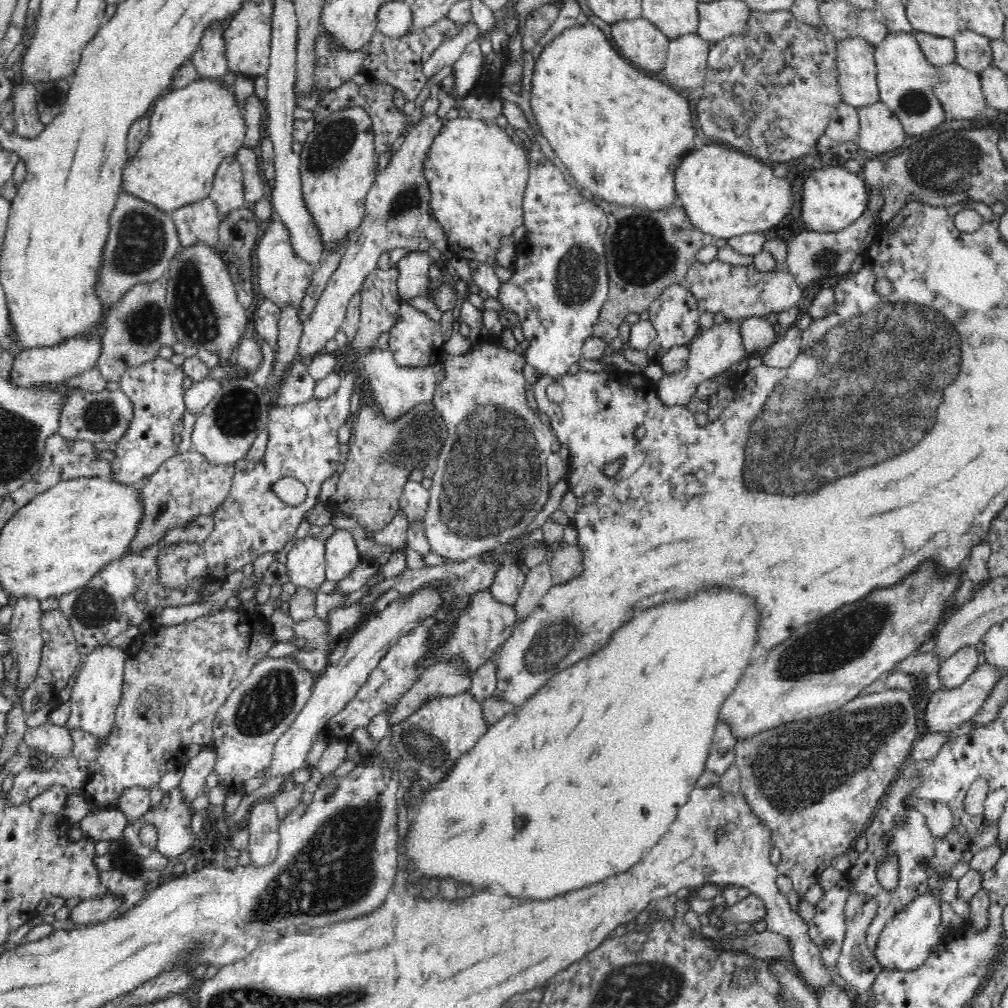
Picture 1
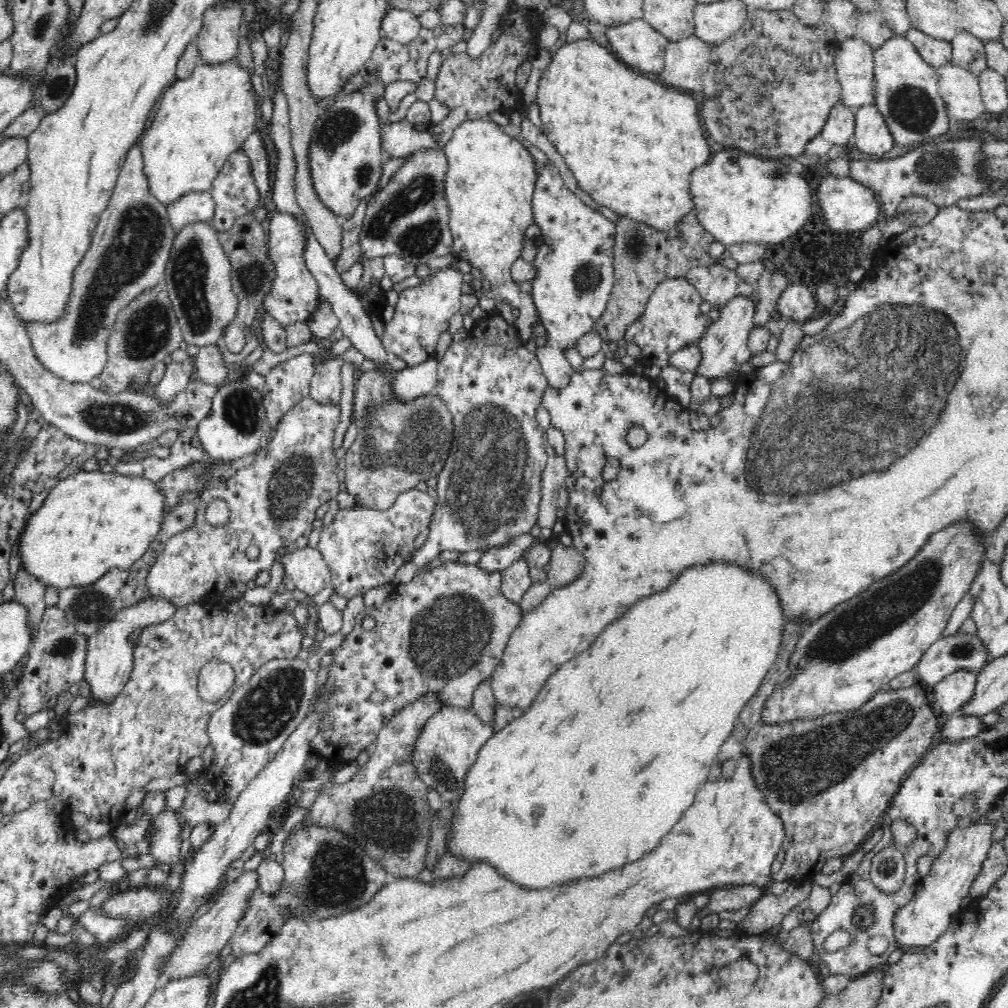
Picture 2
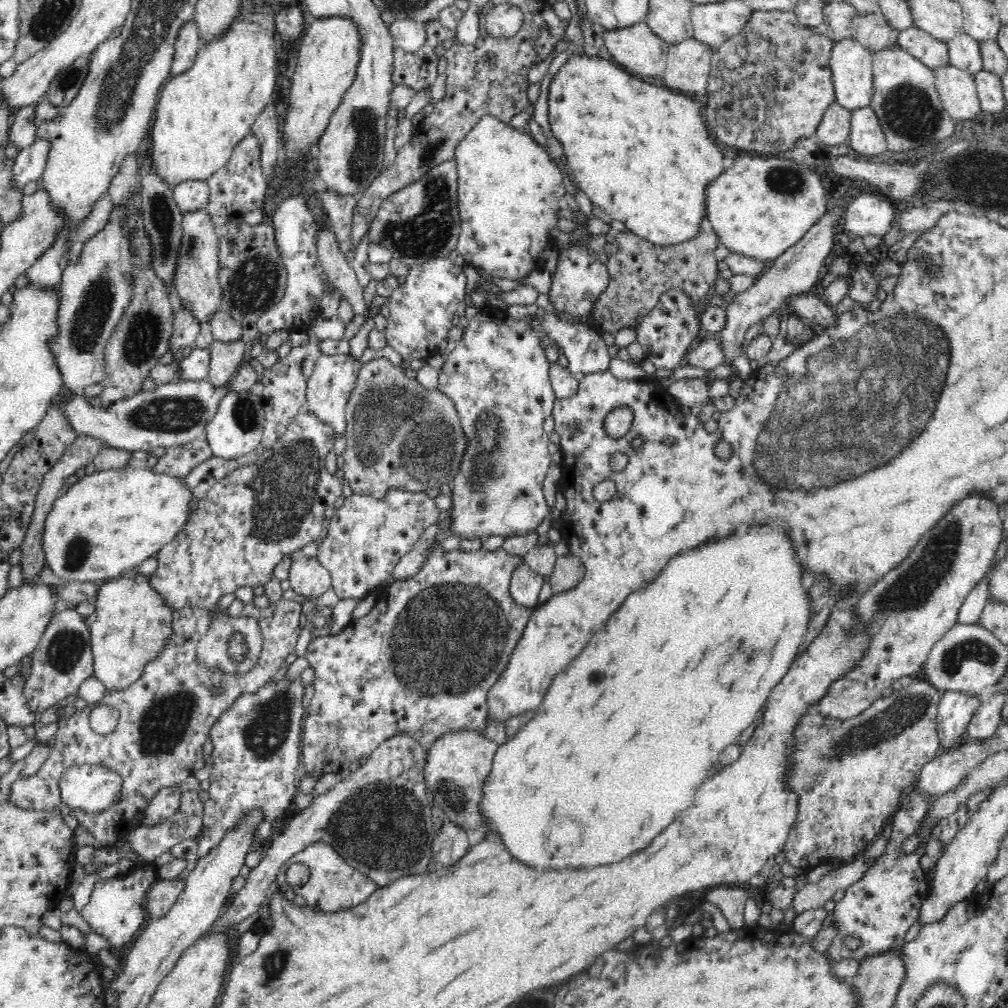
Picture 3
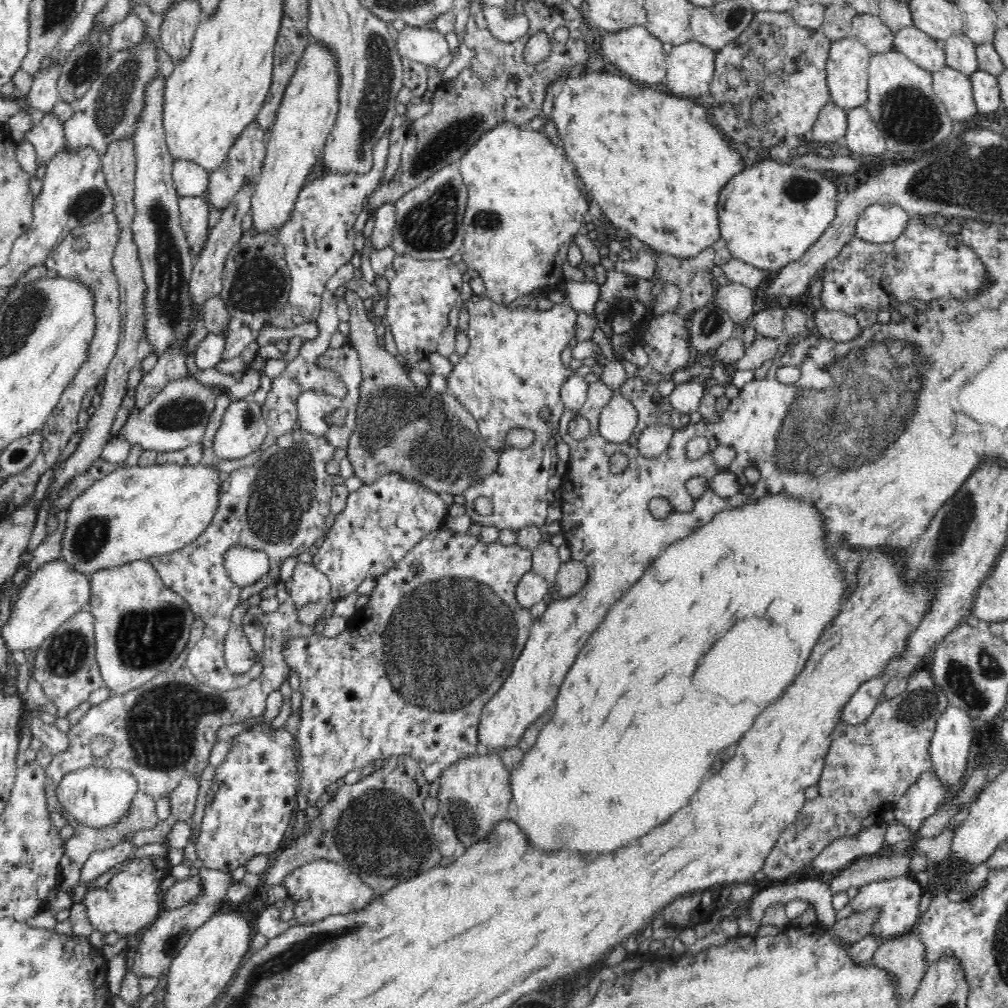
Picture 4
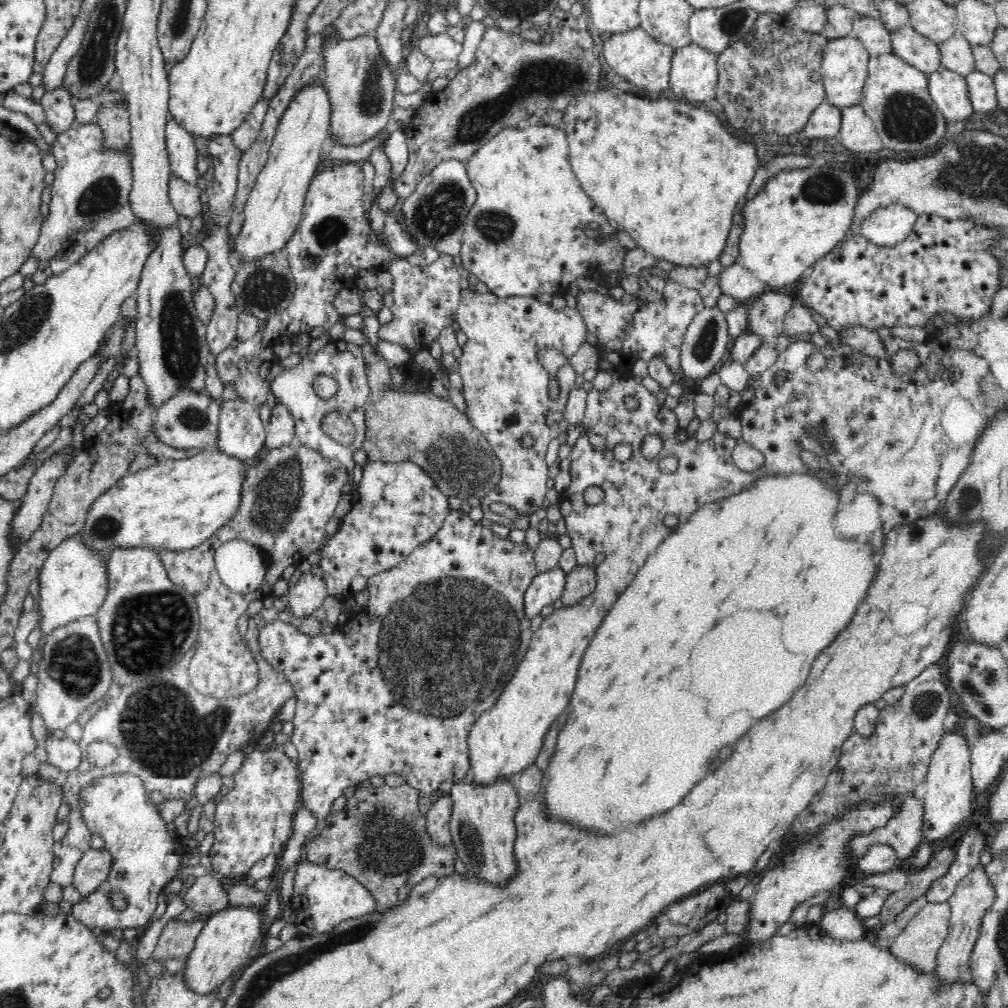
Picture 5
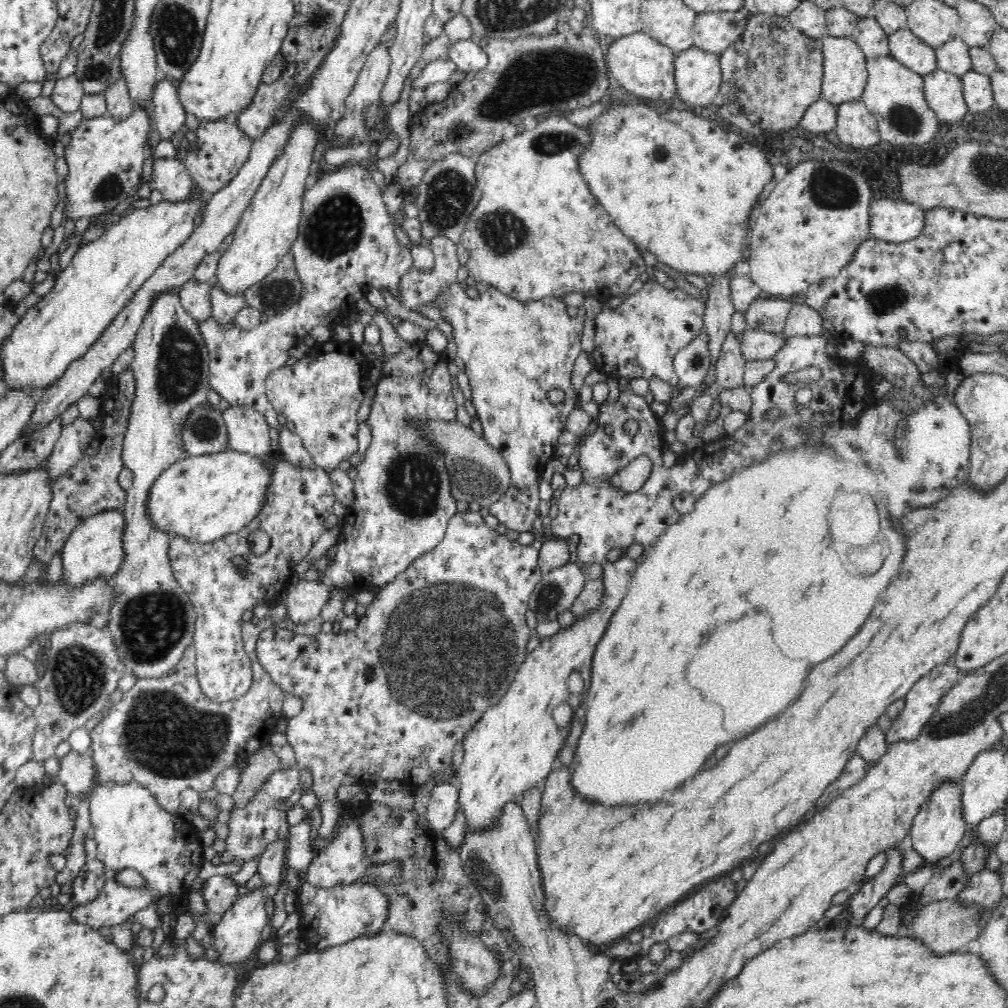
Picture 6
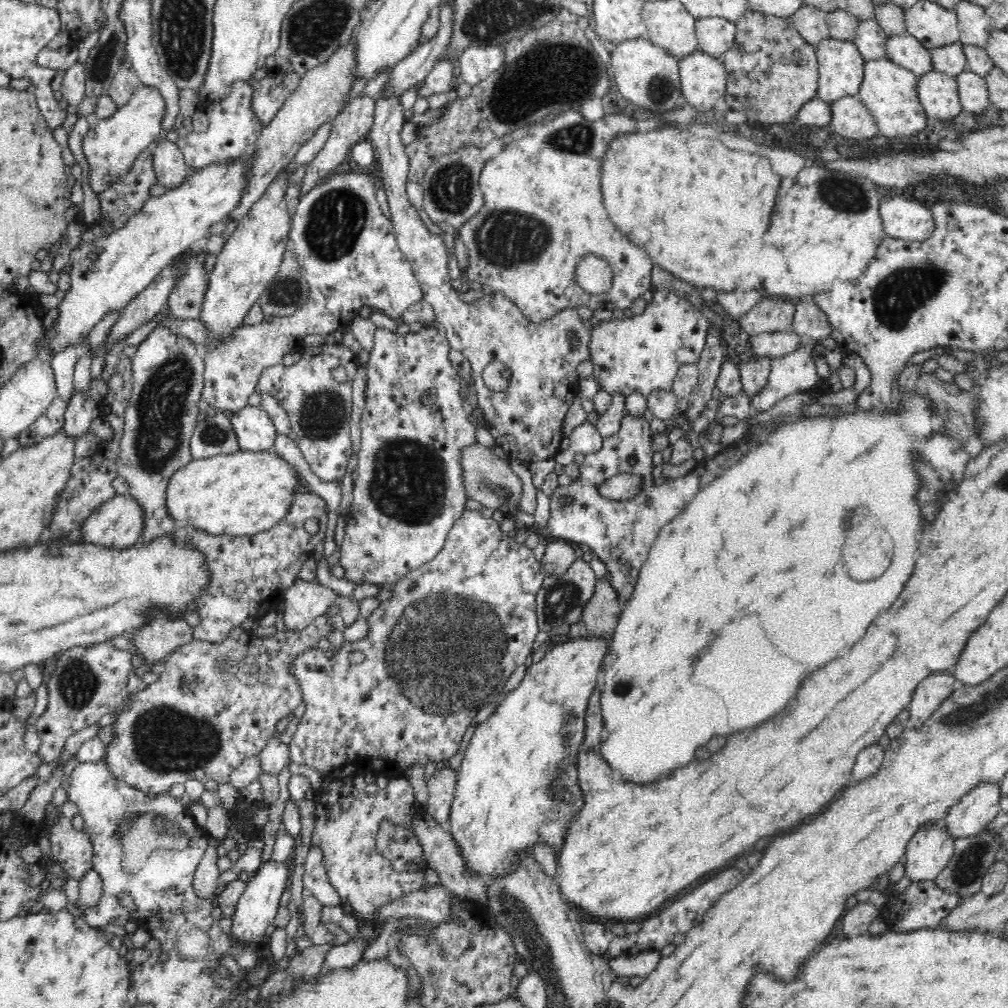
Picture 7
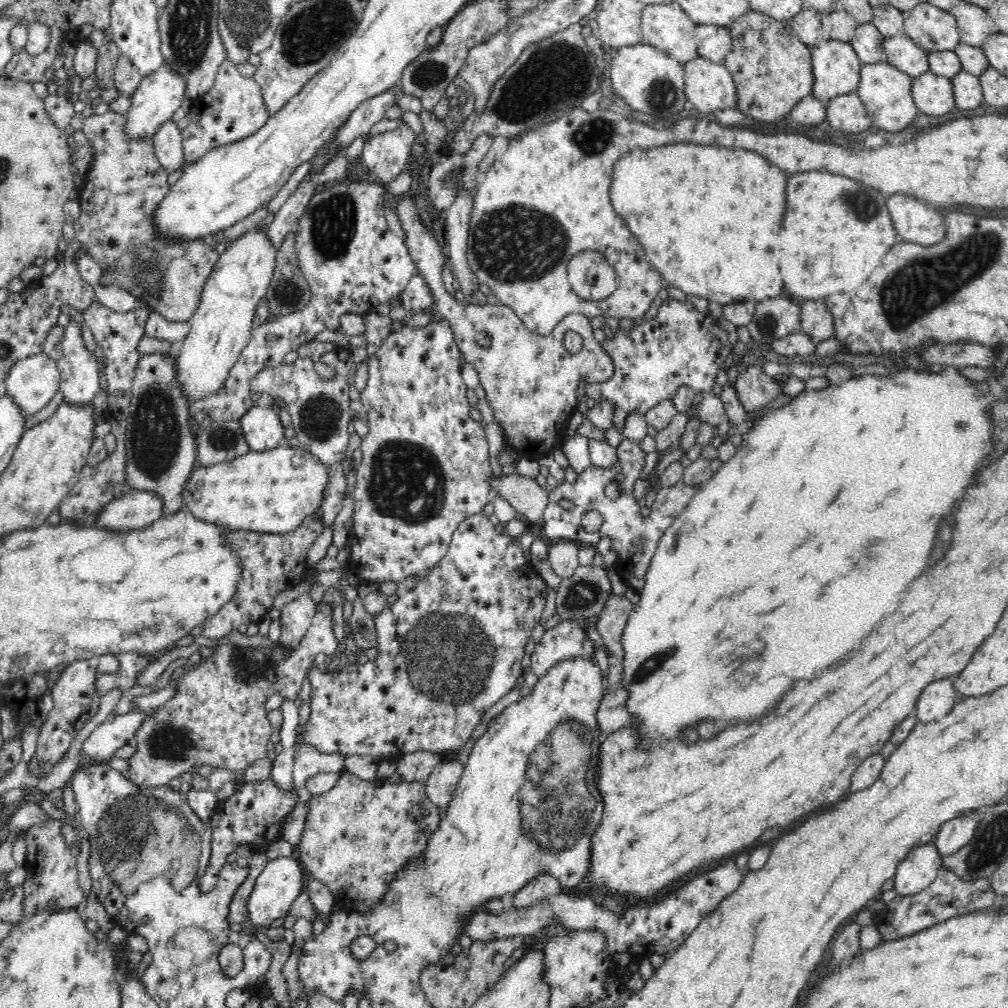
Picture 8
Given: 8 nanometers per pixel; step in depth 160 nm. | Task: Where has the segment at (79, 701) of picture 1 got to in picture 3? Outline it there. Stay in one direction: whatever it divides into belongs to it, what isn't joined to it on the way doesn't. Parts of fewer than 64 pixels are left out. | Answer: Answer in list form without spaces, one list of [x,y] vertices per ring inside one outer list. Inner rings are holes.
[[[128,574],[104,582],[96,601],[96,615],[87,621],[93,677],[98,678],[107,691],[125,690],[140,678],[144,665],[157,655],[167,639],[173,609],[150,587],[150,580]]]

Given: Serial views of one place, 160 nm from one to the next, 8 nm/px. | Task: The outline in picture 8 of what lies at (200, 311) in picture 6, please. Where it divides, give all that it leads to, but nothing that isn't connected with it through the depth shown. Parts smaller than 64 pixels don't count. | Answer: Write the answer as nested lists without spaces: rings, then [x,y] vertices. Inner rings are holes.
[[[108,111],[103,115],[91,115],[84,119],[82,124],[81,131],[88,138],[88,142],[91,148],[92,159],[92,168],[88,170],[87,174],[84,178],[82,178],[82,182],[80,183],[81,189],[77,195],[77,200],[80,204],[81,214],[80,217],[73,224],[73,228],[75,229],[75,236],[78,238],[78,242],[88,250],[88,254],[92,256],[92,258],[100,264],[102,267],[102,276],[100,278],[101,286],[108,285],[112,283],[112,286],[115,288],[124,288],[124,290],[128,290],[141,298],[146,304],[147,307],[154,307],[154,309],[158,309],[164,317],[168,320],[174,322],[186,322],[189,321],[192,316],[194,316],[196,309],[198,308],[201,292],[203,286],[205,285],[206,279],[210,272],[212,272],[212,267],[214,263],[217,261],[219,257],[219,250],[212,250],[210,246],[204,243],[203,239],[199,241],[190,241],[186,242],[178,242],[178,244],[163,244],[161,240],[157,240],[157,236],[155,236],[155,232],[153,232],[153,224],[152,224],[152,216],[154,216],[154,210],[156,210],[156,204],[164,198],[165,194],[168,194],[170,185],[167,183],[168,174],[162,165],[159,163],[157,156],[155,155],[152,138],[146,138],[146,140],[139,140],[138,142],[128,142],[128,138],[124,136],[124,132],[122,132],[122,128],[124,128],[124,124],[126,124],[126,118],[121,114],[114,114],[114,112]]]

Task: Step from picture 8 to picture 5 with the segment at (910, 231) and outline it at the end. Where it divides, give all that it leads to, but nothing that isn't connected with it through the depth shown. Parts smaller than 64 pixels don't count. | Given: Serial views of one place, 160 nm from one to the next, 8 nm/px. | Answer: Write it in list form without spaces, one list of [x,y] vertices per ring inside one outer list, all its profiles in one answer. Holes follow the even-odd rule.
[[[895,203],[866,216],[860,234],[876,246],[894,246],[908,236],[916,217],[912,209]]]

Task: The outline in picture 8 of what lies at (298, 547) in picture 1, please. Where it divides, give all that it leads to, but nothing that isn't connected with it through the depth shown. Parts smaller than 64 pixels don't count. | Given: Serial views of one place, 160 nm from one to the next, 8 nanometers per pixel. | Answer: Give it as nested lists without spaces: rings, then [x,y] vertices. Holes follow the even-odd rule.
[[[300,594],[298,598],[288,602],[275,616],[280,621],[280,644],[284,647],[295,647],[305,635],[316,616],[316,602],[310,594]]]

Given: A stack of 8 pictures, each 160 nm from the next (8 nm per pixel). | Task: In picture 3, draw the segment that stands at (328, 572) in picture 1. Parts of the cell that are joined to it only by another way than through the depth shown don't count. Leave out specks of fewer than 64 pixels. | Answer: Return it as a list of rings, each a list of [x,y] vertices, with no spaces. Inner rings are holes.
[[[392,489],[384,498],[358,496],[352,494],[343,499],[343,505],[337,508],[325,523],[325,532],[318,547],[317,560],[330,572],[331,585],[340,599],[361,599],[376,586],[388,582],[396,564],[413,550],[424,530],[439,520],[440,512],[434,499],[425,491],[406,491]]]

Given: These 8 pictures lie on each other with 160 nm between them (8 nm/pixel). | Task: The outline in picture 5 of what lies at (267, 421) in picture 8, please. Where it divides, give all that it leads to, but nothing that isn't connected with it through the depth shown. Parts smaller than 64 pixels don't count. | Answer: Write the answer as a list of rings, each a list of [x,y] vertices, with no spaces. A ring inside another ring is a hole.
[[[237,398],[227,402],[221,402],[221,413],[217,426],[217,438],[215,448],[220,452],[241,459],[258,459],[263,450],[265,439],[265,427],[262,418],[258,415],[259,407]]]

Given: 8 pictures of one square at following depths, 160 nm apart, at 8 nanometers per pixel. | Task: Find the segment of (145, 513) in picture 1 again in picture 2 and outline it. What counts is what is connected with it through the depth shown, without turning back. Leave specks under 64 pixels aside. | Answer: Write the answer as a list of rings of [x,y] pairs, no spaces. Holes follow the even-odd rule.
[[[259,446],[256,452],[244,458],[224,462],[214,460],[209,465],[207,456],[171,470],[158,482],[164,501],[162,514],[165,516],[172,512],[182,502],[182,496],[186,496],[188,492],[195,494],[198,500],[206,490],[215,488],[220,482],[228,482],[240,468],[249,466],[260,450],[263,449]]]

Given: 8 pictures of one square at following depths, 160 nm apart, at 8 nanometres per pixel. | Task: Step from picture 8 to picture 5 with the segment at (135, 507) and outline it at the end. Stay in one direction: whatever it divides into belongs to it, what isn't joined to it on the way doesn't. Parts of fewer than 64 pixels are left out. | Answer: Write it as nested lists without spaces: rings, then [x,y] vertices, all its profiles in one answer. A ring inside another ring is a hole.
[[[79,533],[64,540],[48,554],[38,574],[38,630],[42,637],[83,617],[97,615],[108,592],[106,557],[94,555],[82,545]]]

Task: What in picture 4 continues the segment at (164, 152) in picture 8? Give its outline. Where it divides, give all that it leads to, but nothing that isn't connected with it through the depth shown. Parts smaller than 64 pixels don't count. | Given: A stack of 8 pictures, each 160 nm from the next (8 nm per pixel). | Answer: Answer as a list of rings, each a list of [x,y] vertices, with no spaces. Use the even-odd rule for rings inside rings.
[[[202,197],[179,198],[181,227],[187,236],[191,257],[195,260],[206,250],[210,212]]]

